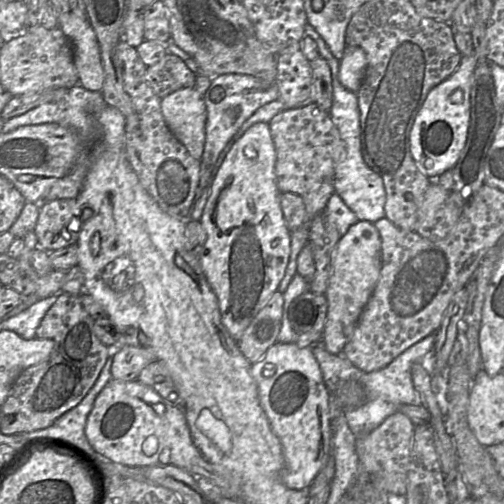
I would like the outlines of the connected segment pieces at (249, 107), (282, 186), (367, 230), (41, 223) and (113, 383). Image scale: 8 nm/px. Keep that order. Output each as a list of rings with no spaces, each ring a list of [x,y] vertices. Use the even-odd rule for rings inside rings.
[[[221,74],[212,77],[211,84],[204,94],[207,119],[205,144],[200,161],[202,173],[209,171],[206,165],[211,160],[212,155],[225,149],[244,122],[251,117],[256,110],[278,98],[279,90],[277,85],[275,83],[272,85],[265,84],[257,76],[246,74]]]
[[[315,103],[285,109],[268,123],[276,150],[275,173],[279,190],[304,196],[323,182],[332,181],[335,168],[343,159],[344,142],[329,112]]]
[[[358,221],[339,239],[326,289],[327,317],[323,345],[331,354],[341,354],[350,340],[358,319],[369,301],[380,277],[381,237],[374,223]]]
[[[76,198],[56,199],[40,205],[35,228],[38,247],[53,252],[76,244],[82,210]]]
[[[111,379],[108,382],[94,402],[86,422],[85,435],[94,450],[113,462],[131,467],[173,465],[195,477],[209,479],[222,490],[226,498],[237,498],[240,495],[239,475],[223,466],[209,463],[195,446],[182,407],[162,398],[153,388],[138,380],[125,382]]]

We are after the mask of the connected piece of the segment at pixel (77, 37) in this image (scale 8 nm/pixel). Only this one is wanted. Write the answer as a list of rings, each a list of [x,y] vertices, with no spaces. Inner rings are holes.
[[[69,12],[58,16],[58,28],[73,45],[78,85],[89,91],[101,92],[104,70],[99,44],[89,20]]]

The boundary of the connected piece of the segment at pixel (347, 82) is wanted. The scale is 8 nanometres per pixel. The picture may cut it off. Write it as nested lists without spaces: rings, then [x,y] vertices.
[[[346,46],[339,64],[338,75],[341,84],[349,91],[357,93],[363,82],[367,65],[365,51],[357,46]]]

